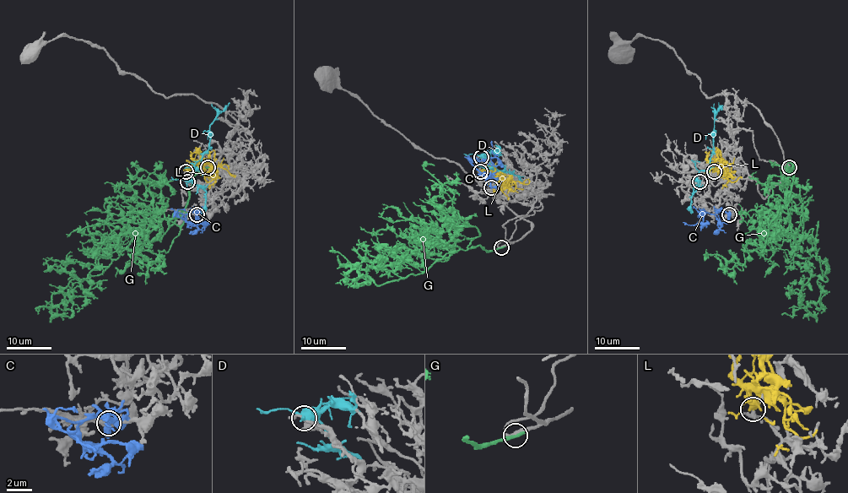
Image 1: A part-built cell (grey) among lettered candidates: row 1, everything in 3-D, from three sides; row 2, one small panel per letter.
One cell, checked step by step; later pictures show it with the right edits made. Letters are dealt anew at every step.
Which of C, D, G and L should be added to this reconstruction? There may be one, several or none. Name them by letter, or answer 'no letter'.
C, G

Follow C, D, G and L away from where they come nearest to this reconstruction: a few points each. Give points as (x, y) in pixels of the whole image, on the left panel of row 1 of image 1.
C: (197, 214), (197, 211), (177, 213), (188, 223), (204, 223), (193, 207)
D: (187, 182), (208, 148), (208, 125), (229, 103)
G: (207, 167), (194, 176), (186, 208), (164, 234), (134, 236), (100, 273), (72, 276), (90, 287), (64, 315)
L: (186, 171), (197, 165), (212, 164), (236, 175)

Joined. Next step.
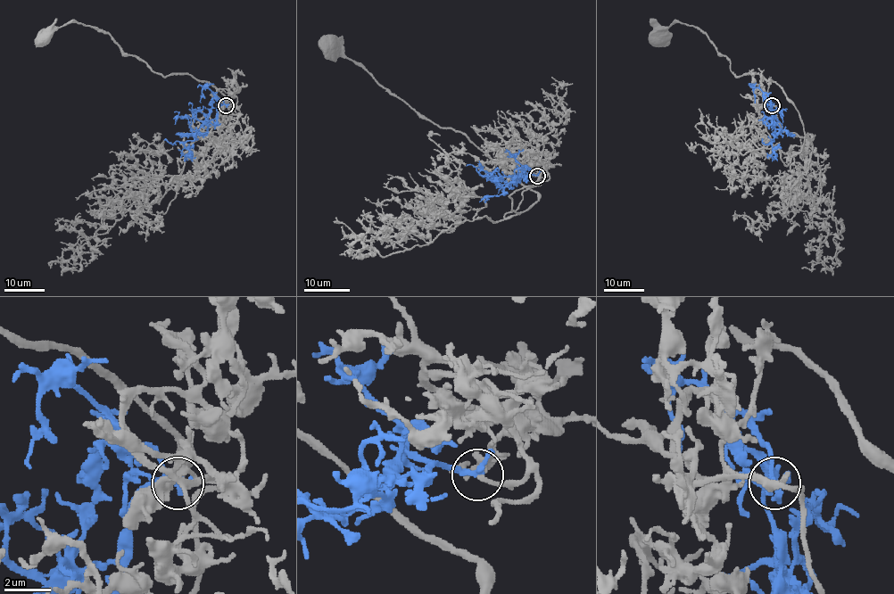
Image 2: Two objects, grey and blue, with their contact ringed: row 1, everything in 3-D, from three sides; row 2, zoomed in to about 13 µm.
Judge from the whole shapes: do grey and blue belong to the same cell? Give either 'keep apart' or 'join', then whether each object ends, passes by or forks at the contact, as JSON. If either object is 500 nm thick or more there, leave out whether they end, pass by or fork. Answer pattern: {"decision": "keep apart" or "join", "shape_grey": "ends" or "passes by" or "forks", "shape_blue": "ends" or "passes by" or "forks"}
{"decision": "join", "shape_grey": "ends", "shape_blue": "forks"}

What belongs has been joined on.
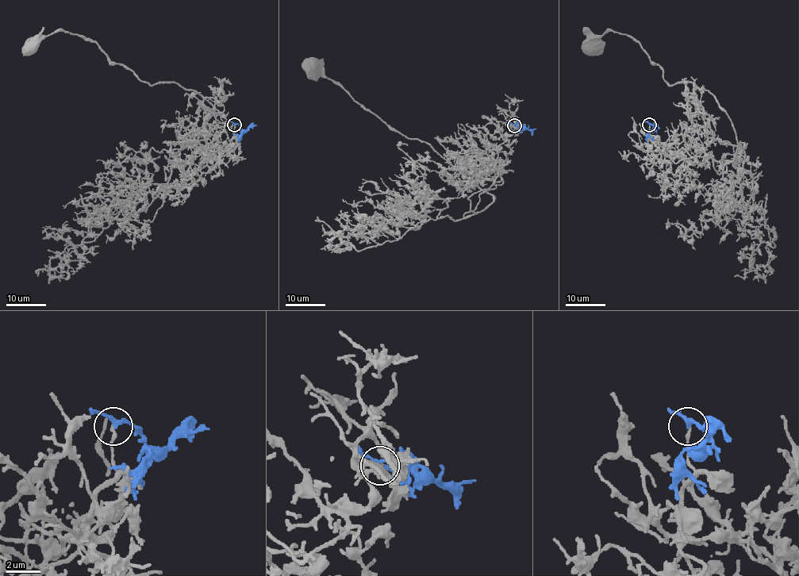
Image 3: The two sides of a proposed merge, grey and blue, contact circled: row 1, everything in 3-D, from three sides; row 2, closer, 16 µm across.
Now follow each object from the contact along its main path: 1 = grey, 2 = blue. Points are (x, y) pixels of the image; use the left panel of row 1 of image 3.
1: (234, 124), (232, 151), (191, 174), (213, 112), (197, 93), (149, 85), (77, 35), (55, 31), (32, 44)
2: (234, 124), (237, 124), (244, 132), (237, 140)

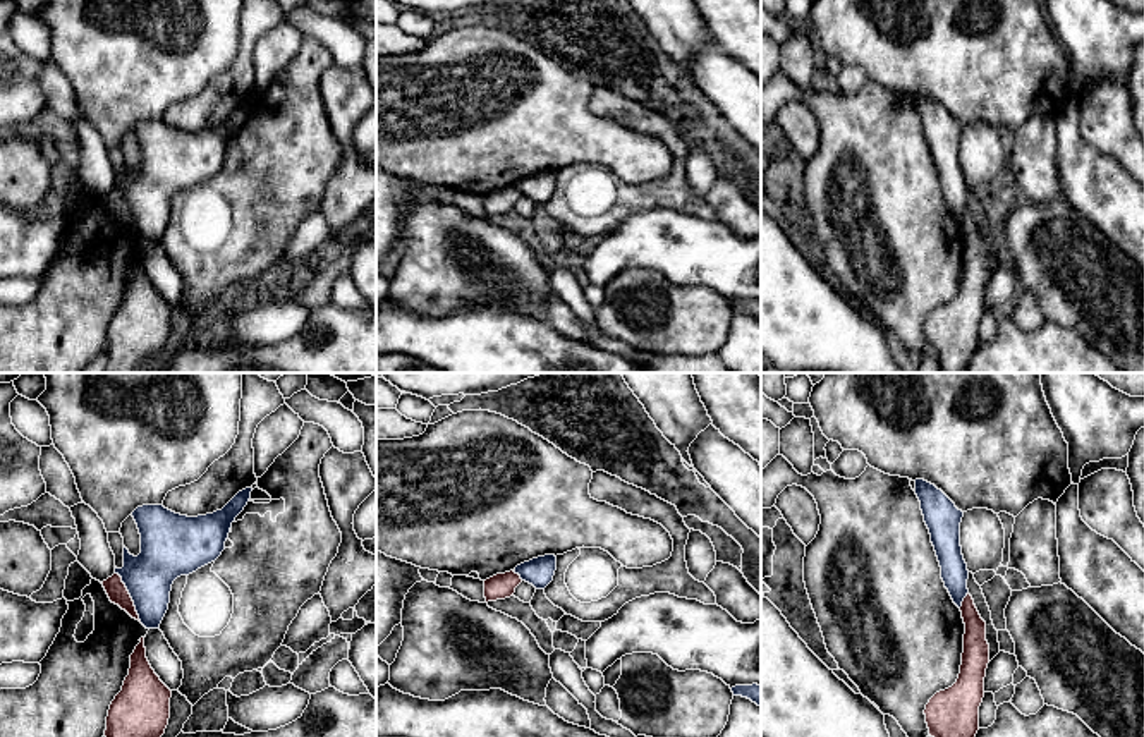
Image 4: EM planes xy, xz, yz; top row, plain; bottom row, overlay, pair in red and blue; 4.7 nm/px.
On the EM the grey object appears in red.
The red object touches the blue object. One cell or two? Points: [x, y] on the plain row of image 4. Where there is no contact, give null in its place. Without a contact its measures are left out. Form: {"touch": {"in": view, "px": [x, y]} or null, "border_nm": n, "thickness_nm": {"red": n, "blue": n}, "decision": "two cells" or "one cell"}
{"touch": {"in": "xy", "px": [129, 212]}, "border_nm": 260, "thickness_nm": {"red": 90, "blue": 220}, "decision": "two cells"}

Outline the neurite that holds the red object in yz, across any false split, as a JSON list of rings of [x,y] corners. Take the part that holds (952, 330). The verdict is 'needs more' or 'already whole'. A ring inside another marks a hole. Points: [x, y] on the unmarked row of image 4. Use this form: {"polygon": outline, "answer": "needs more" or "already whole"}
{"polygon": [[[972,211],[960,222],[965,239],[962,280],[957,297],[936,308],[924,330],[929,350],[940,359],[941,373],[965,373],[979,345],[979,321],[984,313],[984,292],[989,278],[986,237]]], "answer": "already whole"}

